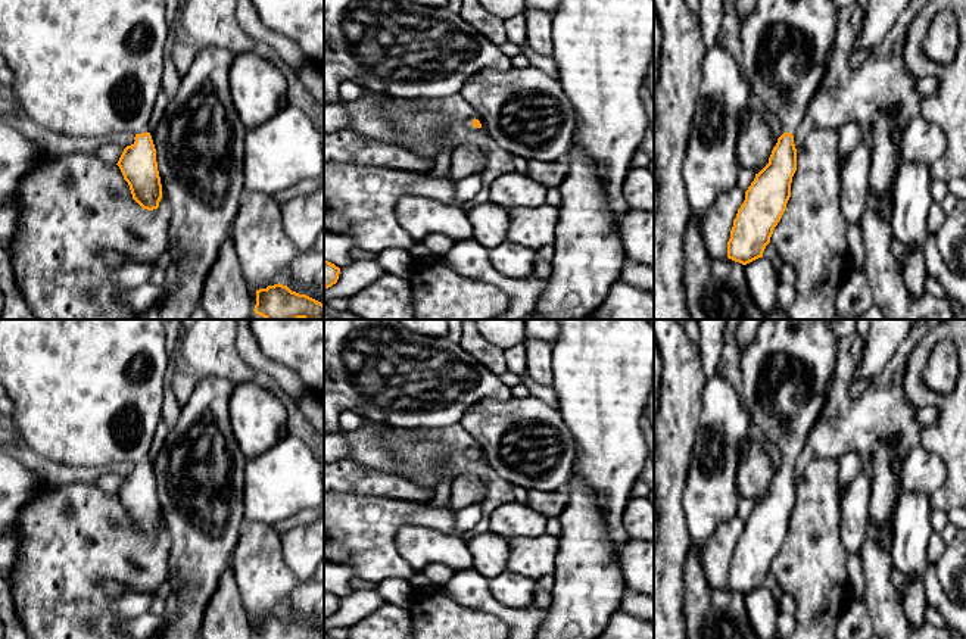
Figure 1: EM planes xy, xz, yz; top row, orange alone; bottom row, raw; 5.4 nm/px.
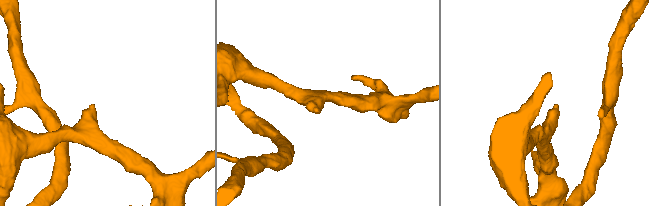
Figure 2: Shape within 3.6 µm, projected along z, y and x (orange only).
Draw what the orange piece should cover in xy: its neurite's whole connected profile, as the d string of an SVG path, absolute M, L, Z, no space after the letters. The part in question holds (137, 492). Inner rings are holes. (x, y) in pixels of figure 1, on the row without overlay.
M0 320L0 384L6 389L7 398L15 405L15 411L9 418L21 440L37 453L65 465L113 467L131 461L135 465L135 473L124 479L116 495L130 515L133 529L147 540L158 539L162 529L162 514L156 479L149 462L149 449L162 420L163 381L168 361L166 330L162 320Z

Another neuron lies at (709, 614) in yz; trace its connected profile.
M694 548L683 567L683 618L688 639L758 639L745 611L745 595L710 586L702 549Z

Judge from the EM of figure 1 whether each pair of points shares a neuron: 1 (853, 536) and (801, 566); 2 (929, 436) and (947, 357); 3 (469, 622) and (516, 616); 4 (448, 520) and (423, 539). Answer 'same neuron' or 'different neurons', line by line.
1: different neurons
2: different neurons
3: different neurons
4: different neurons

